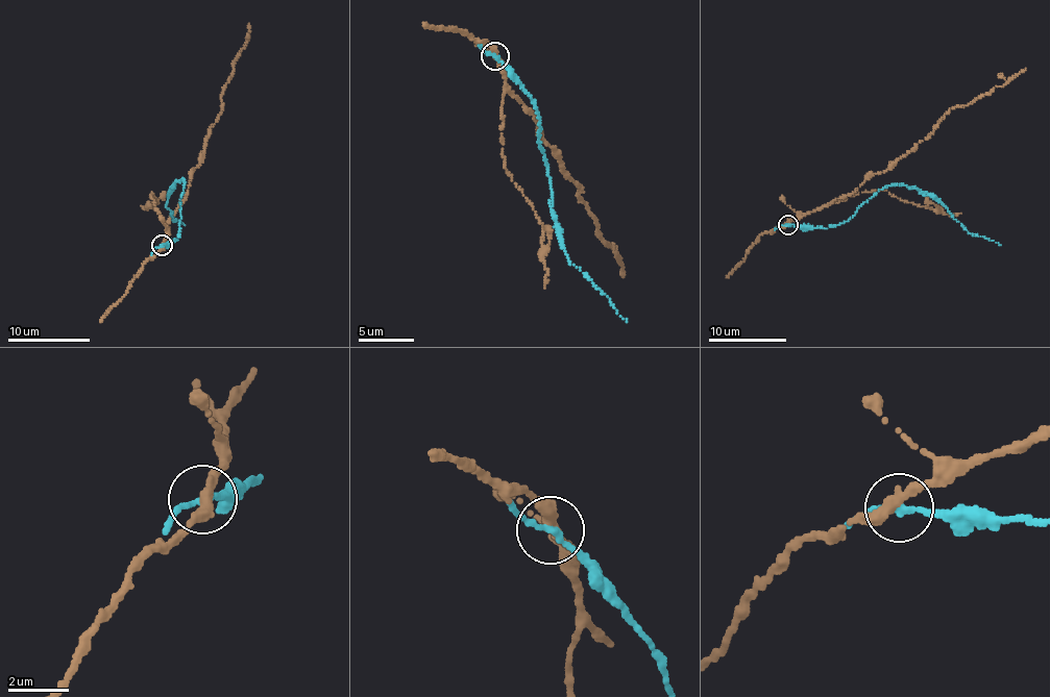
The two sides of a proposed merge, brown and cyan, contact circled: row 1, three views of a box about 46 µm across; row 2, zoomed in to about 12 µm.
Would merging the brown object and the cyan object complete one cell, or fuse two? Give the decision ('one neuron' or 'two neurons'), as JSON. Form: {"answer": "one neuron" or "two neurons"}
{"answer": "one neuron"}

